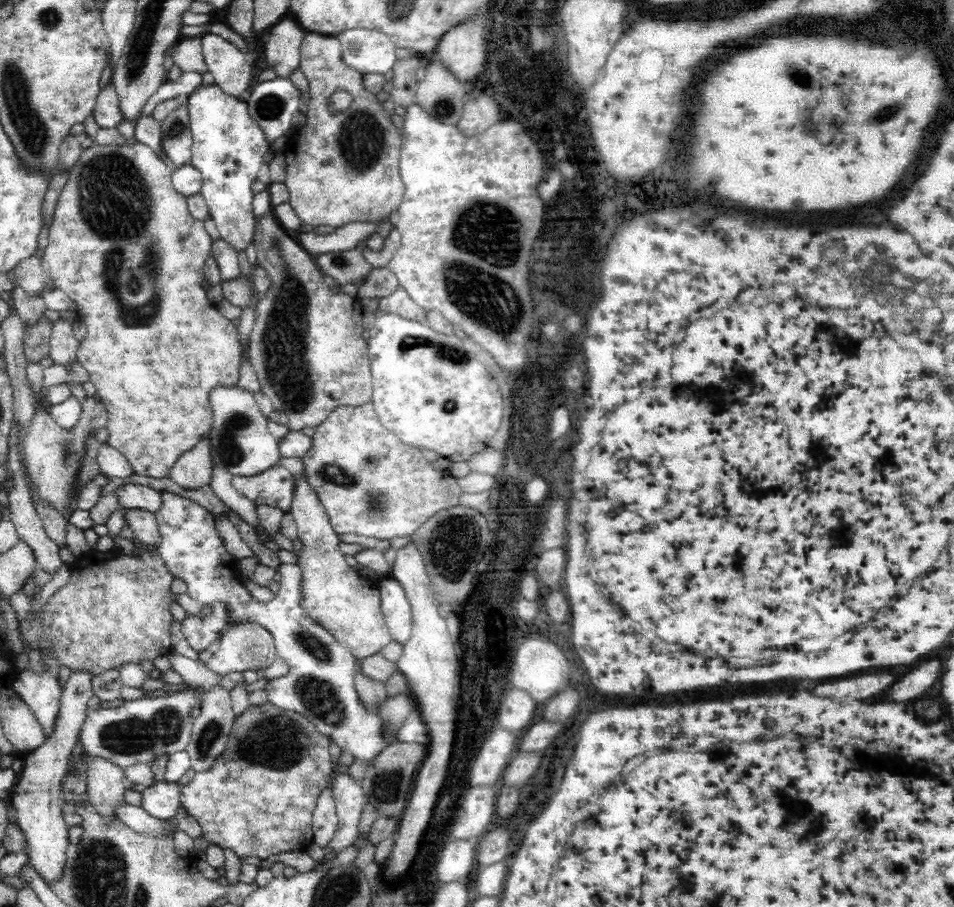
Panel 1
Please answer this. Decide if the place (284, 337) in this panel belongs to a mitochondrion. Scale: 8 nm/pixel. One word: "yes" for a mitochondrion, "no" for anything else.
yes

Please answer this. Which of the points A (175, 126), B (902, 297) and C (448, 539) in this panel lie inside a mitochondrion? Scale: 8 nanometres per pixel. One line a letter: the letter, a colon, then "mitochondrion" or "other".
A: mitochondrion
B: mitochondrion
C: mitochondrion

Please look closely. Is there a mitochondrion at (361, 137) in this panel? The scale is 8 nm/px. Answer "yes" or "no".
yes

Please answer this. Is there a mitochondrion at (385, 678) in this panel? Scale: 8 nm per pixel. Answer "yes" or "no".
no

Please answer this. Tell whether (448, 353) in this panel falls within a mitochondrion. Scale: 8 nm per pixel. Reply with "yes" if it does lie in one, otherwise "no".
yes

